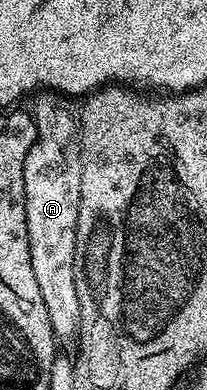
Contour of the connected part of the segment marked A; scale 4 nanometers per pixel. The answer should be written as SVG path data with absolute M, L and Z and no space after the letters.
M40 93L35 99L30 114L36 122L36 140L24 162L24 208L30 265L34 265L38 293L42 293L42 301L46 301L46 313L57 340L75 340L80 330L78 293L74 289L80 200L80 160L76 144L78 119L59 103L61 100L55 94Z

